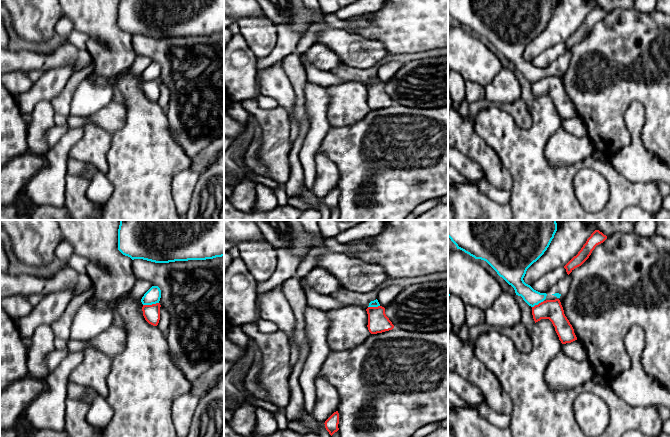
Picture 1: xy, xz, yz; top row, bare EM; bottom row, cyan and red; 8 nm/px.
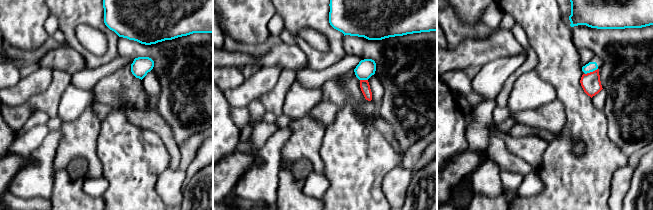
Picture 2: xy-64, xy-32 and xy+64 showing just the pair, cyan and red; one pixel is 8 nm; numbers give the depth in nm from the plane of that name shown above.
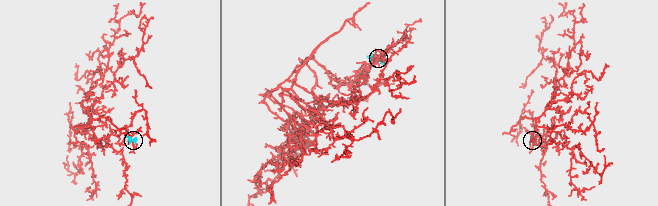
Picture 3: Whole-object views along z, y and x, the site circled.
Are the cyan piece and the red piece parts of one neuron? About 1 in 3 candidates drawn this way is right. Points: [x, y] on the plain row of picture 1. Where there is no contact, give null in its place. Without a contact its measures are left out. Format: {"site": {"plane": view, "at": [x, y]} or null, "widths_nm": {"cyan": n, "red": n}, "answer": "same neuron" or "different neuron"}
{"site": {"plane": "xy", "at": [150, 80]}, "widths_nm": {"cyan": 120, "red": 140}, "answer": "different neuron"}

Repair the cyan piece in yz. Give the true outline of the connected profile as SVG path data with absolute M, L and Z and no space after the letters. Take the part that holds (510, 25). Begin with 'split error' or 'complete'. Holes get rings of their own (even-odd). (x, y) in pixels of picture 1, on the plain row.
split error; M448 0L448 13L457 25L486 37L531 83L546 76L562 76L572 57L569 50L545 69L540 69L523 56L527 45L547 26L556 7L557 0Z

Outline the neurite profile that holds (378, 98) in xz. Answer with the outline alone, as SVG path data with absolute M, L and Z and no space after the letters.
M382 82L368 83L368 106L371 110L382 109L392 106L394 101L385 90L385 84Z

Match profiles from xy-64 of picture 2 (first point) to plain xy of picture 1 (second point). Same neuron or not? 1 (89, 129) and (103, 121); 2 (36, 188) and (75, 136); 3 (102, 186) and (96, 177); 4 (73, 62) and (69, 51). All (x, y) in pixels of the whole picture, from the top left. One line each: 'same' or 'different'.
1: different
2: same
3: same
4: same

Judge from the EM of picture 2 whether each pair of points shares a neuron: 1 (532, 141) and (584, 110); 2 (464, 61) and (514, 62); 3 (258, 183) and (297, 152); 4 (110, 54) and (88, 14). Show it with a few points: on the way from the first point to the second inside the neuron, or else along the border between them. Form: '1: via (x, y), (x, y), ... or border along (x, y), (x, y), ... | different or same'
1: border along (549, 143), (538, 166) | different
2: border along (513, 56), (499, 57), (485, 63), (480, 68) | different
3: border along (288, 139), (282, 147), (280, 161) | different
4: via (111, 44), (111, 36), (98, 23) | same

